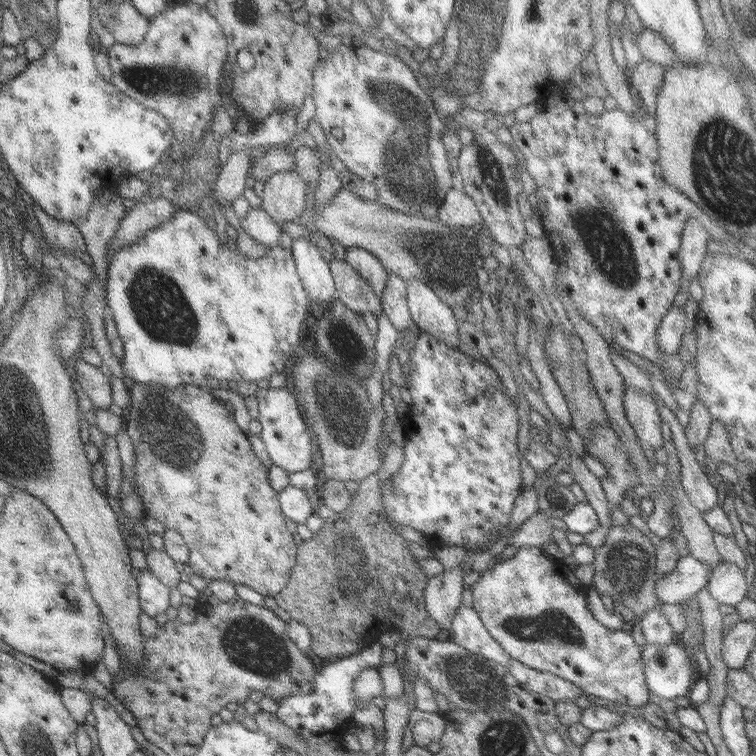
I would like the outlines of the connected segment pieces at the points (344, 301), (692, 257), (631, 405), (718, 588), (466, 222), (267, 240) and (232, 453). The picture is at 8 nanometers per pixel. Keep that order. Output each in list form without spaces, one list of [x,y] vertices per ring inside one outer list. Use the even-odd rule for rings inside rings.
[[[328,259],[328,265],[332,274],[332,281],[334,282],[336,299],[345,308],[348,308],[355,314],[373,314],[376,317],[382,312],[380,299],[373,294],[369,285],[347,263],[340,260]]]
[[[688,218],[684,224],[680,236],[680,248],[678,251],[680,273],[685,287],[696,278],[703,257],[706,256],[706,244],[709,236],[703,230],[700,222],[694,218]]]
[[[623,386],[622,403],[625,418],[638,441],[653,450],[661,448],[664,441],[659,431],[661,418],[653,399],[637,389]]]
[[[720,559],[713,566],[706,586],[711,599],[733,608],[745,598],[748,590],[743,569]]]
[[[458,187],[450,189],[443,197],[435,214],[435,219],[449,228],[475,227],[481,231],[482,218],[469,195]]]
[[[250,207],[247,213],[239,218],[239,228],[262,248],[277,246],[281,235],[280,227],[260,207]]]
[[[129,382],[129,414],[125,422],[126,433],[133,445],[133,474],[138,496],[142,500],[146,518],[160,522],[165,529],[175,531],[188,548],[187,564],[195,575],[206,582],[221,580],[231,585],[242,585],[251,588],[257,594],[265,597],[277,595],[287,582],[291,567],[296,559],[296,545],[291,539],[291,531],[285,527],[285,517],[280,511],[278,496],[275,489],[268,483],[266,468],[253,453],[244,432],[235,424],[233,415],[225,409],[223,403],[213,397],[203,386],[180,385],[177,388],[163,388],[152,384]]]

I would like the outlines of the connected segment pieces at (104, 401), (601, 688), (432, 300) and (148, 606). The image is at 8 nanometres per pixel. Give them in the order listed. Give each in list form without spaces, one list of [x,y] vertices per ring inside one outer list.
[[[81,359],[74,362],[73,383],[78,384],[83,394],[97,409],[107,409],[112,403],[110,380],[99,368],[91,366]]]
[[[521,547],[517,549],[511,558],[506,560],[500,560],[495,563],[492,568],[485,572],[481,572],[479,579],[474,582],[473,586],[469,588],[469,594],[471,594],[471,610],[477,614],[482,626],[485,631],[489,634],[494,642],[499,644],[499,647],[516,662],[523,664],[527,668],[531,668],[536,672],[543,672],[549,675],[553,675],[563,680],[567,680],[571,684],[574,684],[580,691],[586,692],[592,697],[599,699],[608,700],[610,703],[617,703],[622,706],[631,706],[631,708],[641,708],[647,704],[647,693],[648,688],[645,686],[644,675],[643,675],[643,664],[641,664],[641,653],[640,647],[635,644],[632,637],[628,632],[622,632],[620,630],[610,630],[604,628],[595,622],[593,614],[587,610],[585,606],[585,596],[579,592],[579,582],[575,579],[572,570],[559,560],[553,560],[547,558],[538,547]]]
[[[408,280],[406,283],[406,305],[412,320],[421,332],[434,336],[449,348],[457,349],[456,320],[450,306],[445,304],[424,282]]]
[[[142,569],[134,580],[140,613],[151,619],[158,614],[165,613],[169,605],[169,590],[147,569]]]

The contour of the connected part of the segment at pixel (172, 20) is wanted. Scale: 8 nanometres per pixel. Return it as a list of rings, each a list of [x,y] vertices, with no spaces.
[[[174,1],[148,20],[148,29],[137,44],[124,45],[114,42],[107,48],[106,57],[112,72],[109,82],[135,103],[159,113],[171,129],[174,144],[189,147],[199,141],[203,133],[210,132],[213,109],[221,104],[219,78],[227,61],[227,47],[220,26],[204,6]]]

